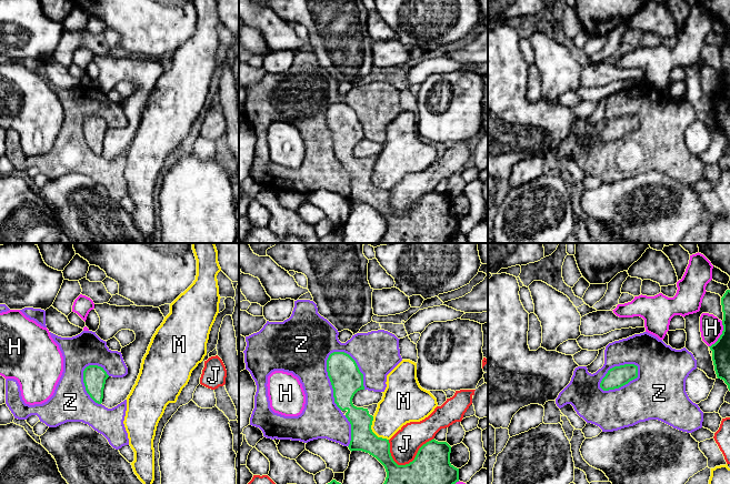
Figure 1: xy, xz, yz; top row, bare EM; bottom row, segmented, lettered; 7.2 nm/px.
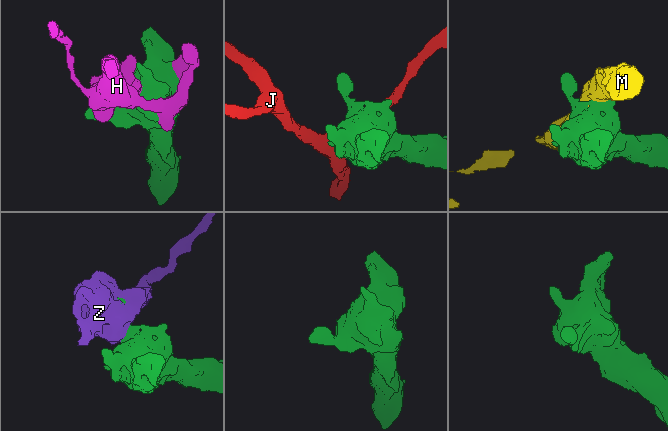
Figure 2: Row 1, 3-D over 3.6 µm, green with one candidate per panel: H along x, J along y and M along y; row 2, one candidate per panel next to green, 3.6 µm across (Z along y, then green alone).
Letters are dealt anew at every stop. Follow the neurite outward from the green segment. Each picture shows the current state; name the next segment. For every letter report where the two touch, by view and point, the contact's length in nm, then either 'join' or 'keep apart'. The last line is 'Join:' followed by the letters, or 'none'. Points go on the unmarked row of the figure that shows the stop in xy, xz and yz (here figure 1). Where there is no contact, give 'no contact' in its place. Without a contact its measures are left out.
H: contact yz (721, 86); length 220 nm; keep apart
J: contact xz (414, 210); length 340 nm; keep apart
M: contact xz (372, 183); length 200 nm; keep apart
Z: contact xz (330, 132); length 440 nm; join
Join: Z

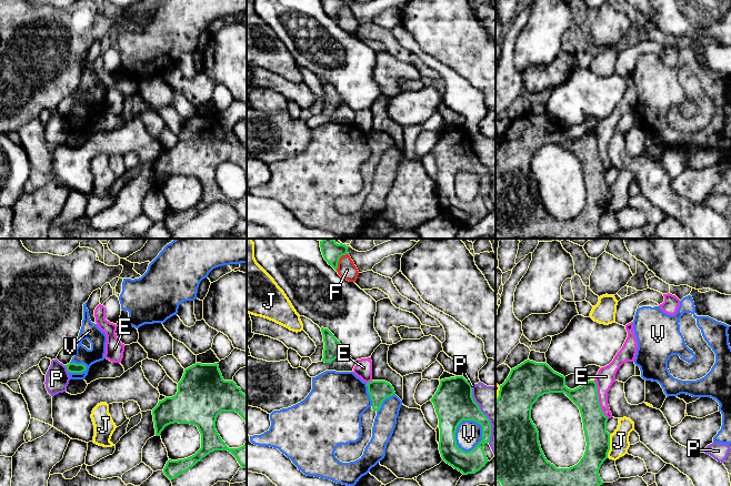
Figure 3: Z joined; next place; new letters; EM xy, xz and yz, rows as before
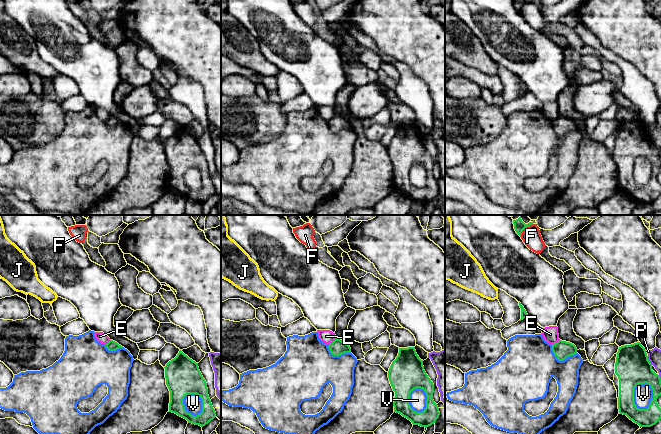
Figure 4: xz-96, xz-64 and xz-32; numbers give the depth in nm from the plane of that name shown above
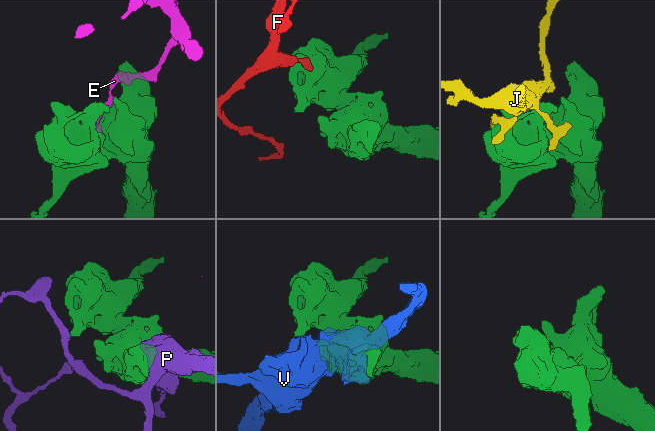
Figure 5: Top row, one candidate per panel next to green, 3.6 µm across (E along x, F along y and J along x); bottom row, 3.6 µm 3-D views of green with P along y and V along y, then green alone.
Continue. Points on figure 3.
E: contact yz (598, 151); length 300 nm; keep apart
F: contact xz (339, 10); length 160 nm; keep apart
J: contact yz (609, 198); length 170 nm; keep apart
P: contact xz (483, 165); length 440 nm; keep apart
V: contact xz (482, 189); length 240 nm; keep apart
Join: none

